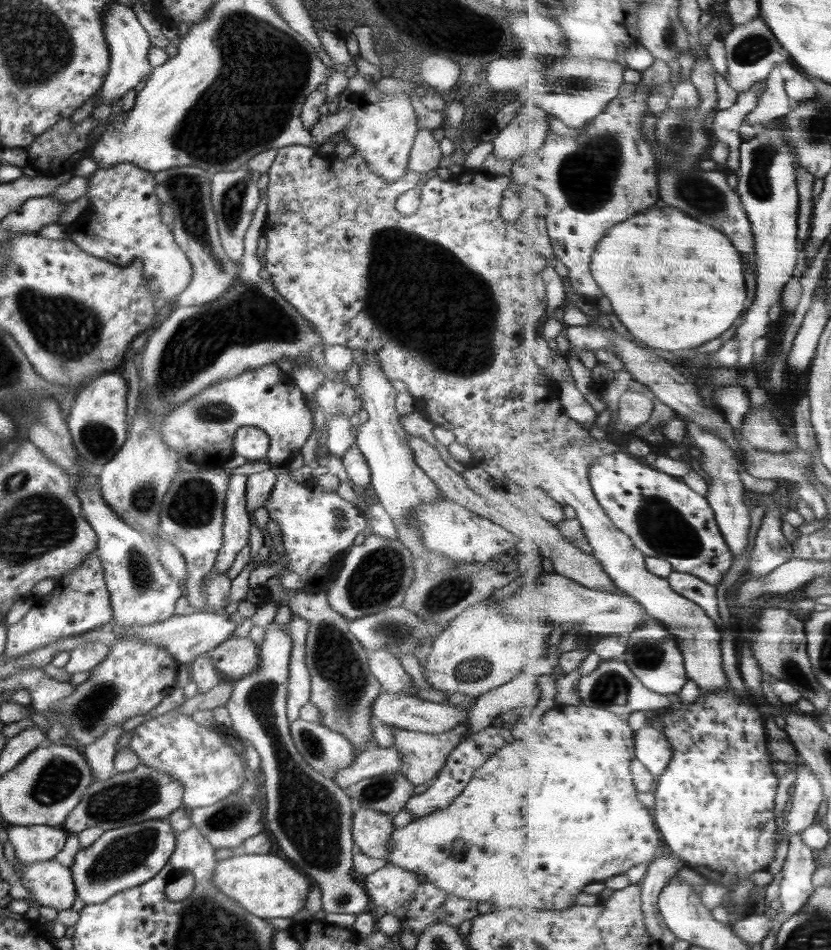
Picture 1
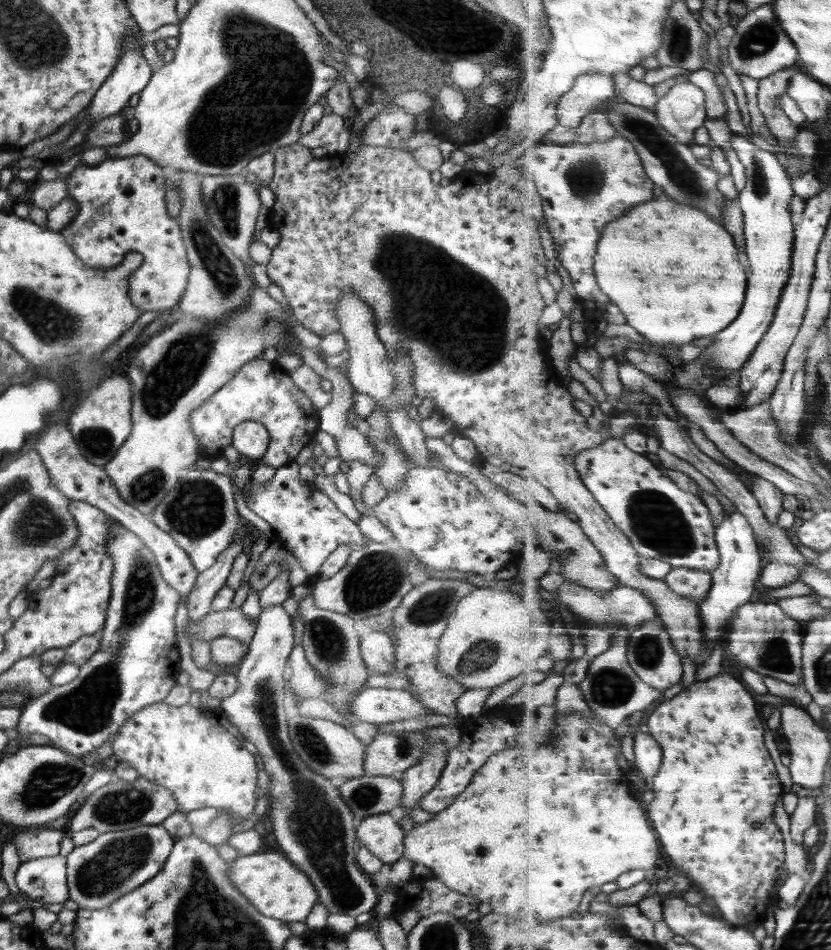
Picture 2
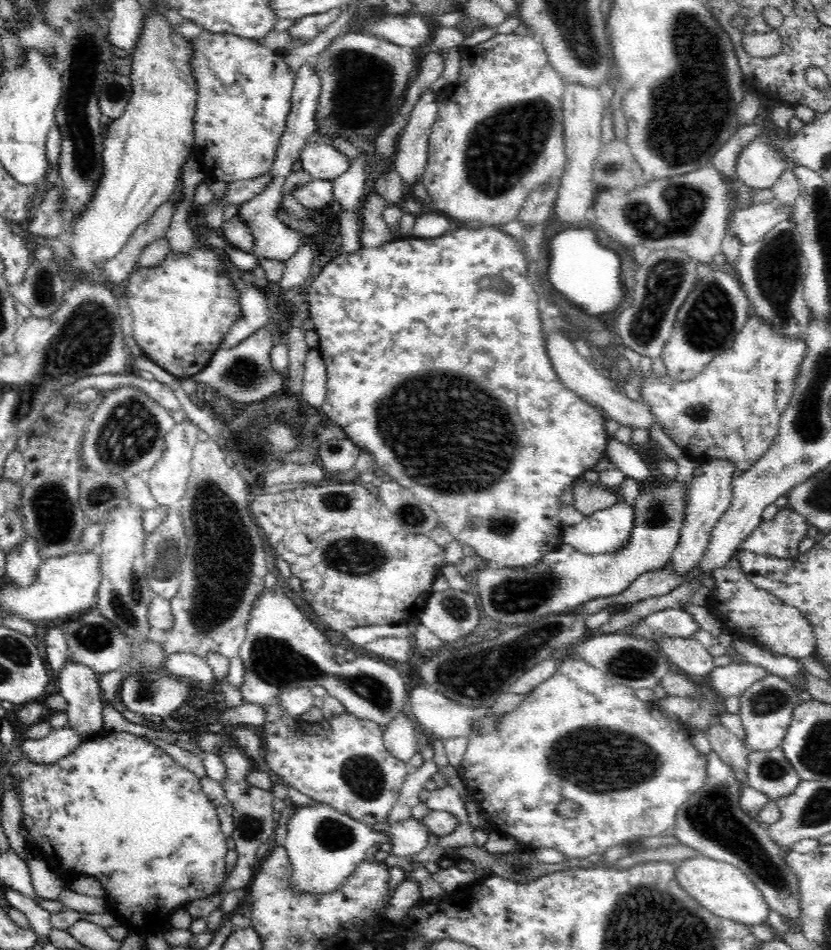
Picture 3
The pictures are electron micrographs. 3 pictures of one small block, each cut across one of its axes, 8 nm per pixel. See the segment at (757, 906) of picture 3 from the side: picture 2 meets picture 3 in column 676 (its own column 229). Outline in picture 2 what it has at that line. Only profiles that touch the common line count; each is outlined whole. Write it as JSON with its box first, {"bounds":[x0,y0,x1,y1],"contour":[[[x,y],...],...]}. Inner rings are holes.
{"bounds":[229,851,319,922],"contour":[[[276,851],[239,855],[230,862],[229,879],[264,916],[286,922],[303,922],[319,900],[312,881],[290,859]]]}

